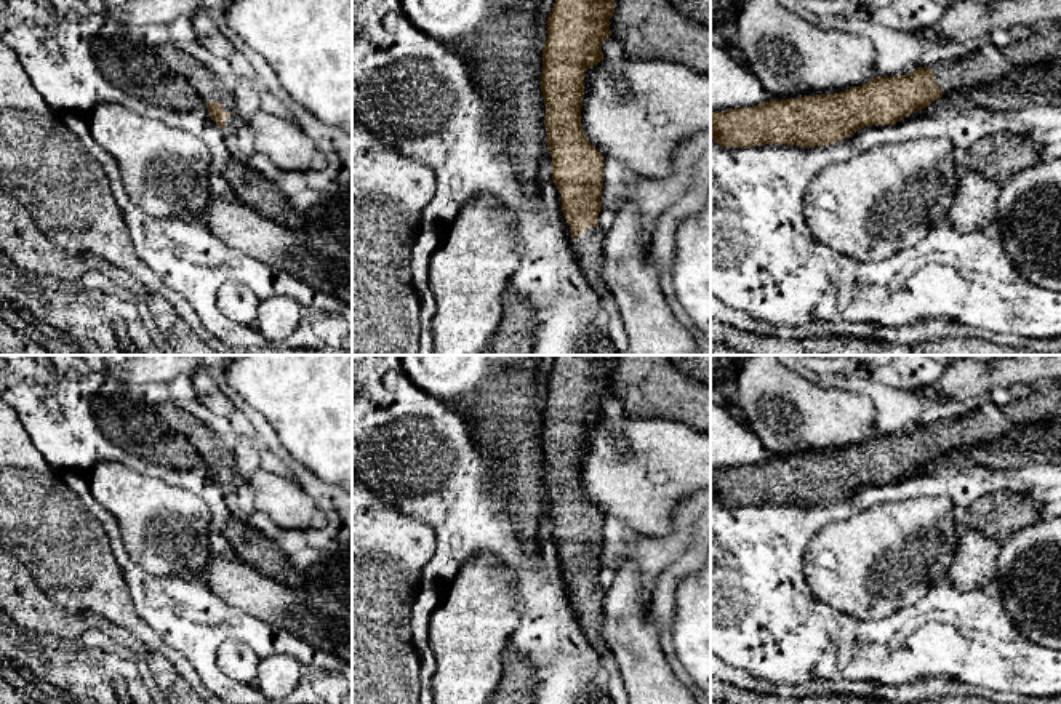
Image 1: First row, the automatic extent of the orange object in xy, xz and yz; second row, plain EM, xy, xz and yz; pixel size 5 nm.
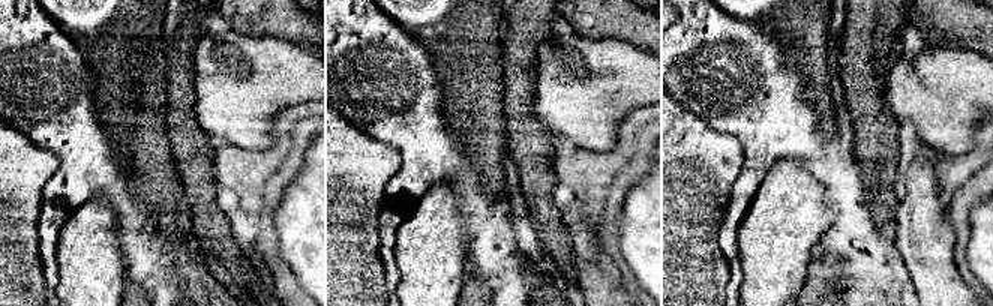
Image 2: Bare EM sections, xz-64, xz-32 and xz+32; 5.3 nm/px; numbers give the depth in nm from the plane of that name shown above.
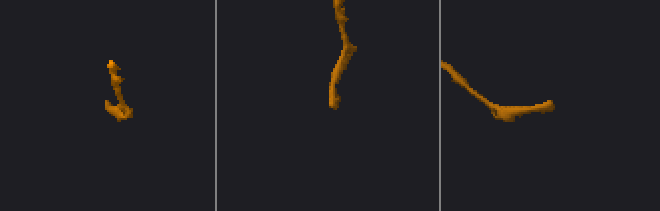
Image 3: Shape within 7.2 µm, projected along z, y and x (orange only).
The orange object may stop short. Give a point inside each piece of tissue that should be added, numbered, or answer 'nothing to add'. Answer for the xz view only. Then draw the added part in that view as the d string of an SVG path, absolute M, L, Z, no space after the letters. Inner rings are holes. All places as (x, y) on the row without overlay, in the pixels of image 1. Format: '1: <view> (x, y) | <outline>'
1: xz (588, 604) | M587 586L578 594L575 610L591 634L607 643L603 637L603 597L605 590L602 590L599 586Z

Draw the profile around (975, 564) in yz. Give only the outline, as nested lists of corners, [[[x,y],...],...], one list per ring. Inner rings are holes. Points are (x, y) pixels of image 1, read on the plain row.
[[[963,528],[947,582],[960,590],[976,590],[992,586],[997,576],[997,557],[1002,541]]]

